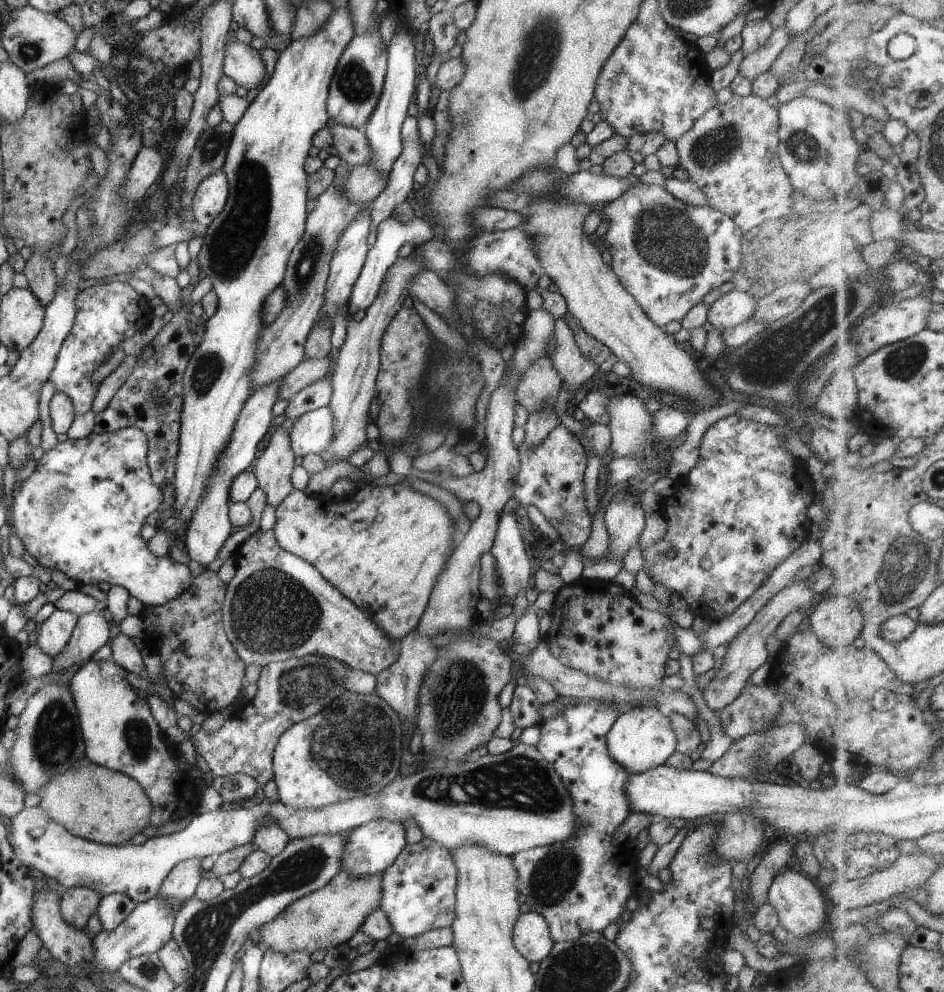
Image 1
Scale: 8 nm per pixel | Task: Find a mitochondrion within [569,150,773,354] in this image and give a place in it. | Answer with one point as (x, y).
(667, 239)

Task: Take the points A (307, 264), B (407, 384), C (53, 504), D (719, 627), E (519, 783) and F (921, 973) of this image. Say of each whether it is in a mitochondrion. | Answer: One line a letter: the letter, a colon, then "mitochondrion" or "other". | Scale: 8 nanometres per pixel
A: mitochondrion
B: mitochondrion
C: mitochondrion
D: other
E: mitochondrion
F: other

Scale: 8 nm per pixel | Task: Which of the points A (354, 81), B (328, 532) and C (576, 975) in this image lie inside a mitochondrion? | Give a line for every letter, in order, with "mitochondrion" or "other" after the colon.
A: mitochondrion
B: other
C: mitochondrion

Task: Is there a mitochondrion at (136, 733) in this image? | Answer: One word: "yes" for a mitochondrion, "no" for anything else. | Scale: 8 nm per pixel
yes

